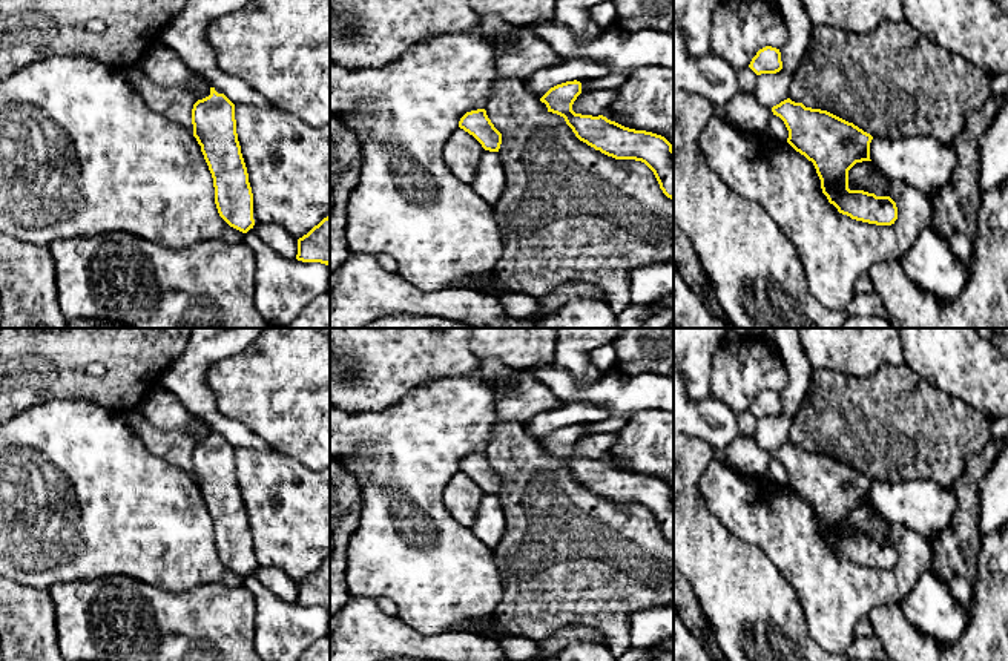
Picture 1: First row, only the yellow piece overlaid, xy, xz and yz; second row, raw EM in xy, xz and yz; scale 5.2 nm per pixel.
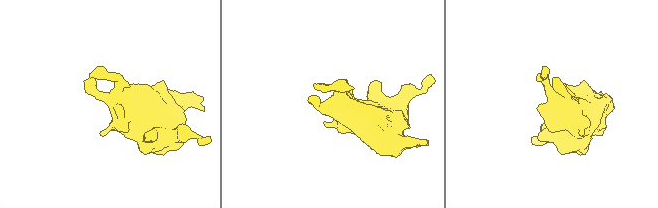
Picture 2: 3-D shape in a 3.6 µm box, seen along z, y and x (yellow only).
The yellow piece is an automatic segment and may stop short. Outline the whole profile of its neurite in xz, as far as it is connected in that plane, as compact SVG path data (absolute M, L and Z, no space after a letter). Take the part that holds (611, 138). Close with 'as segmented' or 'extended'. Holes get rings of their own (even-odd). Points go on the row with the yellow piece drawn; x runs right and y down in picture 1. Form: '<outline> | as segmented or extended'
M566 81L551 87L540 101L546 104L548 112L565 118L575 136L588 146L615 159L635 159L644 163L655 175L663 193L674 199L674 149L672 144L661 135L624 127L603 115L581 115L572 110L572 104L581 94L581 83Z | as segmented

